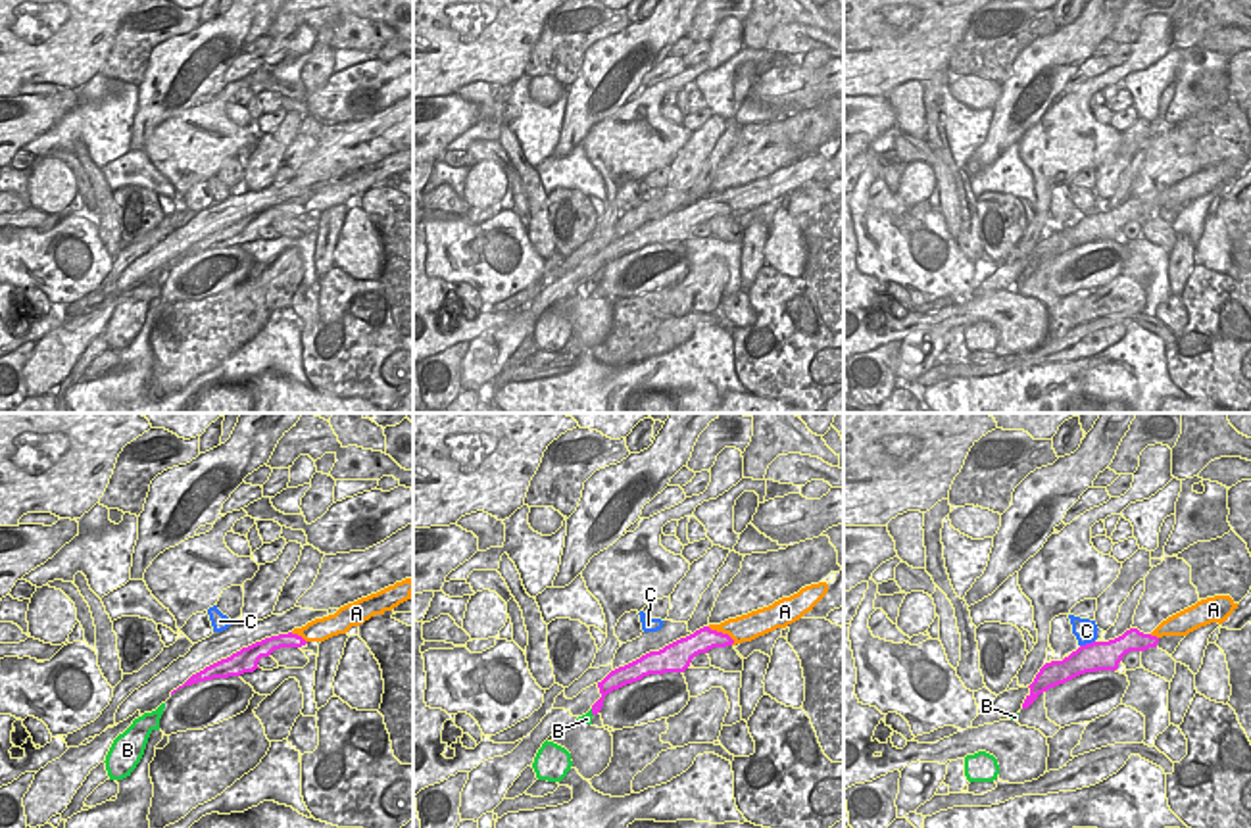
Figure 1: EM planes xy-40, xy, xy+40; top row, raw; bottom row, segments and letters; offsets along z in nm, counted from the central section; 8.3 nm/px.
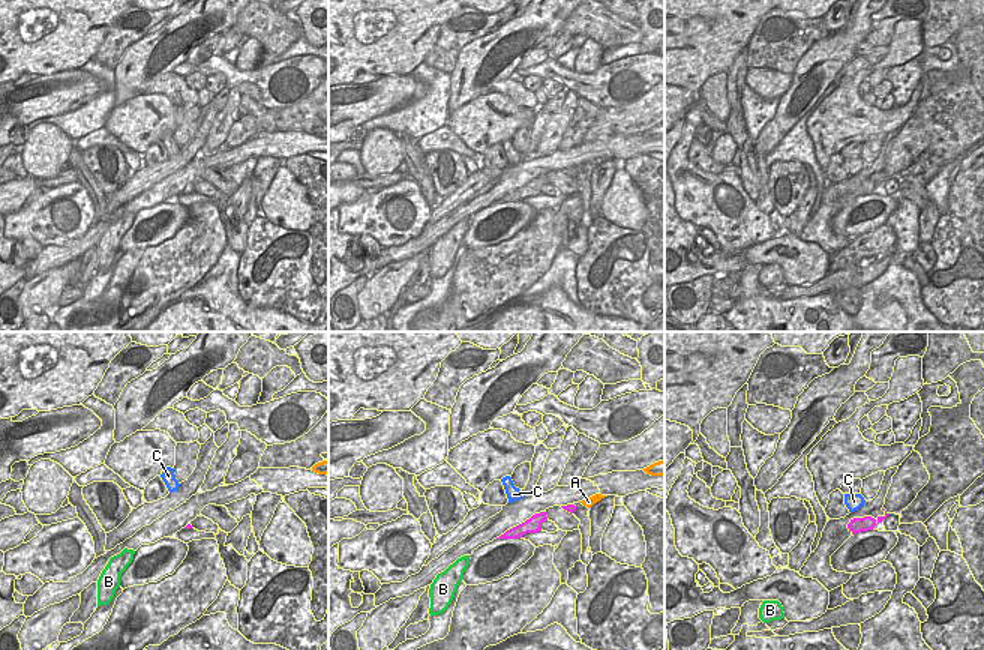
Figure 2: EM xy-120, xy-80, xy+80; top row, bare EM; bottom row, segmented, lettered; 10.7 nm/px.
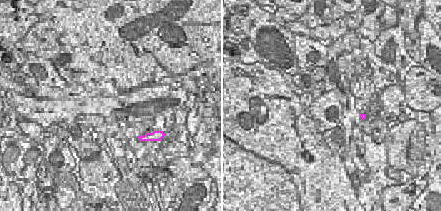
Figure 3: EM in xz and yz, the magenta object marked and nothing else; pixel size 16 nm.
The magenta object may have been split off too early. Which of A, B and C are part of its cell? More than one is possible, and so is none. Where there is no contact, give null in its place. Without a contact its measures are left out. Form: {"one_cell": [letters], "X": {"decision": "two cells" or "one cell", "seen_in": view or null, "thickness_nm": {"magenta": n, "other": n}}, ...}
{"one_cell": ["A"], "A": {"decision": "one cell", "seen_in": "xy", "thickness_nm": {"magenta": 200, "other": 220}}, "B": {"decision": "two cells", "seen_in": "xy", "thickness_nm": {"magenta": 100, "other": 100}}, "C": {"decision": "two cells", "seen_in": "xy+40", "thickness_nm": {"magenta": 260, "other": 190}}}

